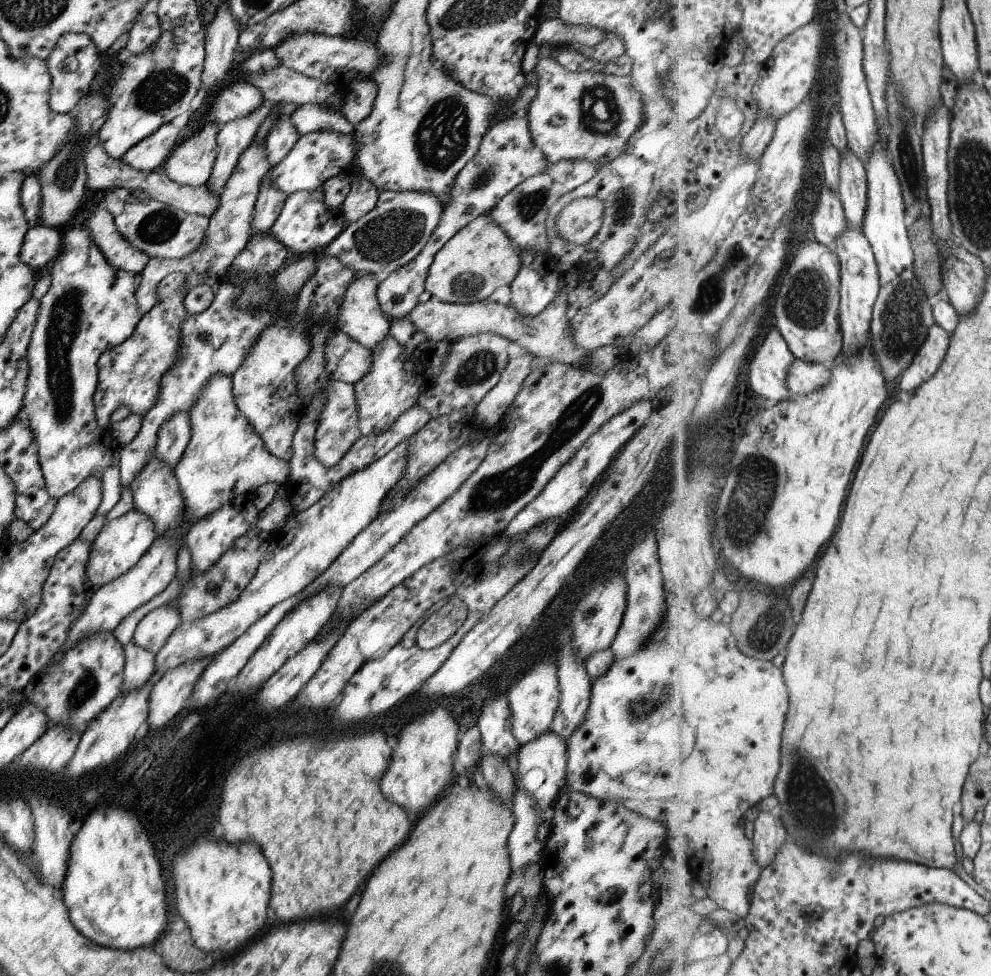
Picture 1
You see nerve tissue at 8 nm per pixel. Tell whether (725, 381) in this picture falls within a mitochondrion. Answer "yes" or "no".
no

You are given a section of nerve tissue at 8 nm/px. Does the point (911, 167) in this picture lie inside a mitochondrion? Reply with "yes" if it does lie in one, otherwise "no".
yes

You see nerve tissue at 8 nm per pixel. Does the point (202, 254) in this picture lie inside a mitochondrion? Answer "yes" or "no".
no

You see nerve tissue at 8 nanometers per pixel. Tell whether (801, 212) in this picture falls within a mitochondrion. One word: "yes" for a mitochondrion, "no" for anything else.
no

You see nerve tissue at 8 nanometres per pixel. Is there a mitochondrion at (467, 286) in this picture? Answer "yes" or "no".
yes

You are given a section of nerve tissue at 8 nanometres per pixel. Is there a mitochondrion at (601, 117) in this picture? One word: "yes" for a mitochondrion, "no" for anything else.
yes

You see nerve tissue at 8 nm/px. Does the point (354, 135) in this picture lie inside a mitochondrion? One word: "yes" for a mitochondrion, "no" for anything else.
no

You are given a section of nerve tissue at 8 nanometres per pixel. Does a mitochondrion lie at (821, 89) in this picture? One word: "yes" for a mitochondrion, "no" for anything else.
no

